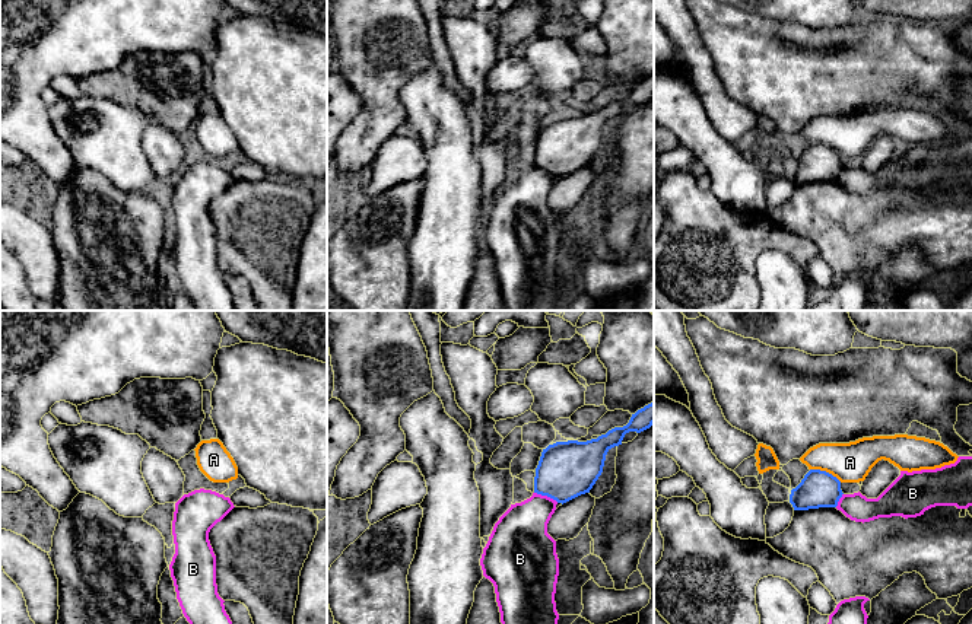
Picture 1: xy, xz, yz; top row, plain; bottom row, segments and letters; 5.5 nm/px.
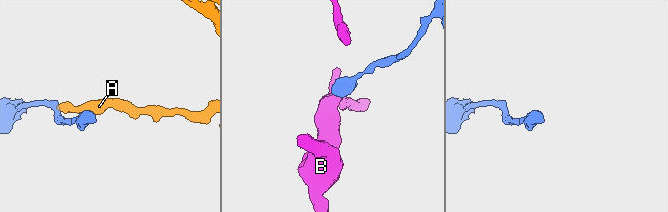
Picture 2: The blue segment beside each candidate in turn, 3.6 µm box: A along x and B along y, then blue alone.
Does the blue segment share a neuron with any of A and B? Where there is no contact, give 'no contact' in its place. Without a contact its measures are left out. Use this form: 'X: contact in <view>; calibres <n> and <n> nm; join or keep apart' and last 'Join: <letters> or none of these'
A: contact in yz; calibres 200 and 220 nm; keep apart
B: contact in xz; calibres 320 and 280 nm; keep apart
Join: none of these

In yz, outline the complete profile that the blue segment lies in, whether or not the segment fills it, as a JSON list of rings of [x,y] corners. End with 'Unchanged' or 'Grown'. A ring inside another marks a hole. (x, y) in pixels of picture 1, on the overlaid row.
[[[810,469],[791,490],[790,503],[794,510],[836,507],[842,494],[841,481],[836,477],[826,471]]]. Unchanged

